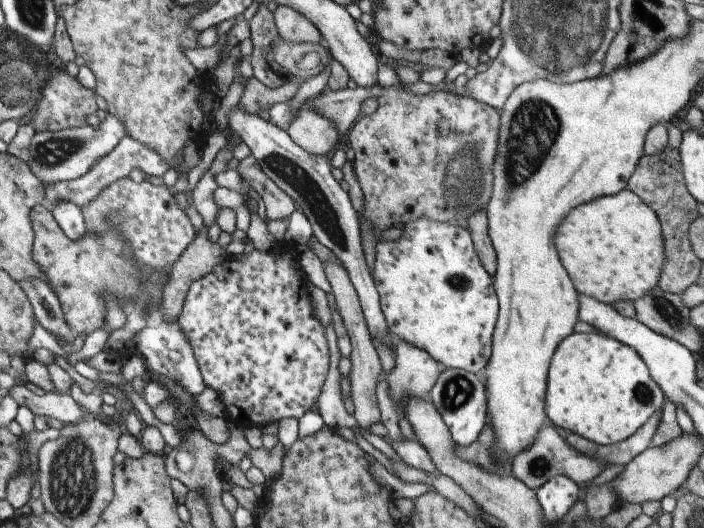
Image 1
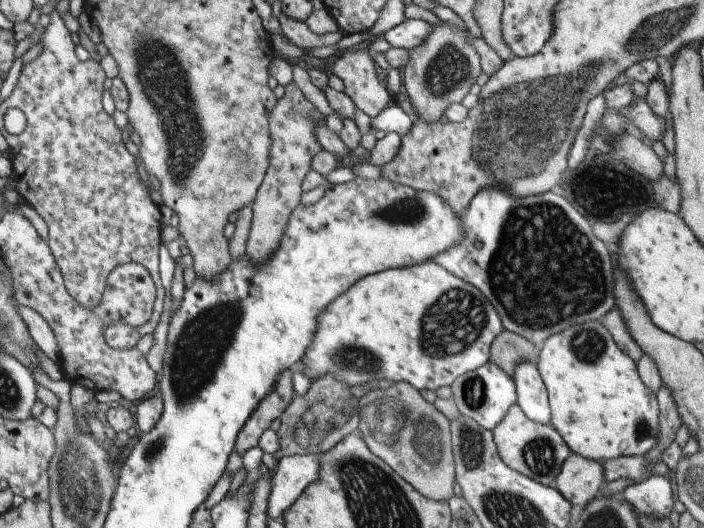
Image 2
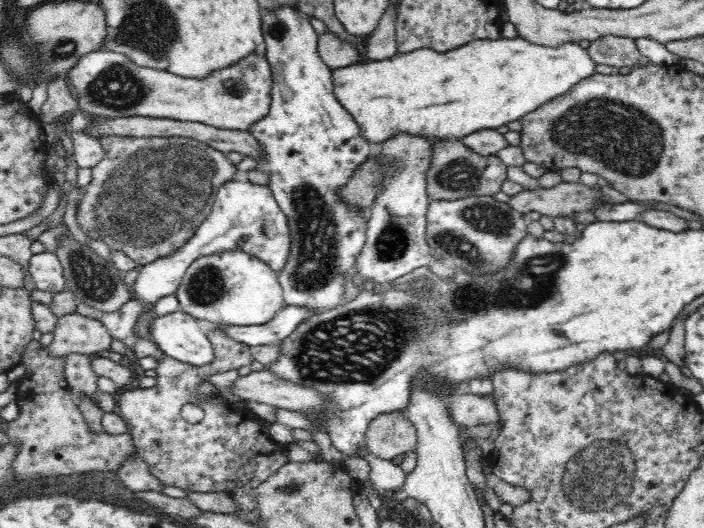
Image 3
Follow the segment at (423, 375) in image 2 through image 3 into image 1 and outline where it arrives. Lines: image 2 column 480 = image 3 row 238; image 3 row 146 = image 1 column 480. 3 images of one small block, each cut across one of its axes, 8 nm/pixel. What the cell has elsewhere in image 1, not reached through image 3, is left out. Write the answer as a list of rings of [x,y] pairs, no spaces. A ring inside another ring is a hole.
[[[420,216],[420,218],[416,218],[416,220],[410,220],[408,224],[404,224],[401,228],[402,237],[399,240],[380,241],[376,244],[376,258],[372,275],[388,330],[394,335],[395,339],[408,342],[408,344],[414,344],[416,348],[422,348],[426,354],[430,354],[434,360],[444,365],[446,369],[458,369],[476,372],[476,374],[482,372],[484,366],[488,364],[490,356],[492,356],[492,334],[494,334],[496,316],[498,316],[499,301],[496,290],[494,289],[492,276],[490,276],[488,270],[484,268],[482,262],[479,260],[468,230],[457,225],[446,224],[446,222],[428,220],[426,216]]]

